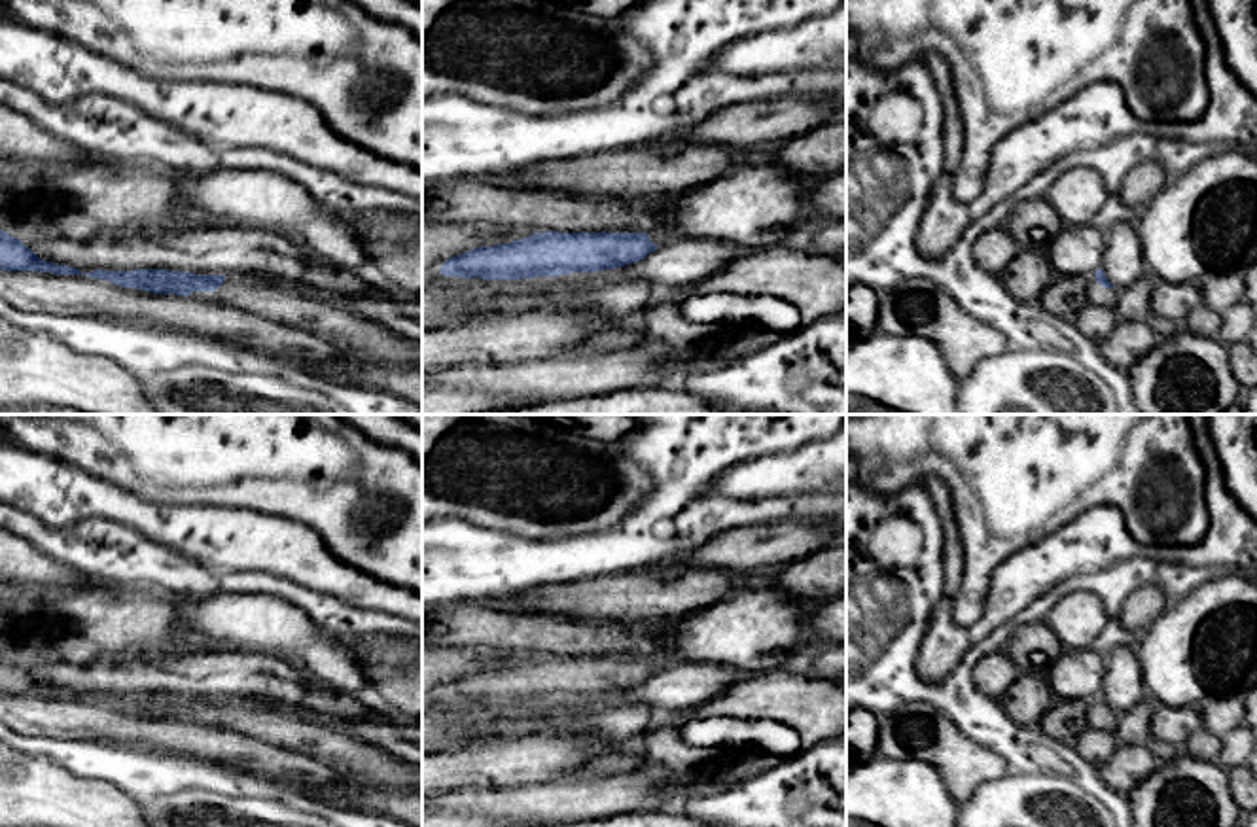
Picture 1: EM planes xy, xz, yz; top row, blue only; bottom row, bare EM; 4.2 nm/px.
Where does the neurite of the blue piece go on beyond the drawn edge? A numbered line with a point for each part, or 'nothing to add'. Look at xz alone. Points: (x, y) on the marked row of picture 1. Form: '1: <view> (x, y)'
1: xz (659, 237)

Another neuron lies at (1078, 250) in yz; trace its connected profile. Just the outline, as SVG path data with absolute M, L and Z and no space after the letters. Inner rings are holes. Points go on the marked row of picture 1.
M1064 225L1047 255L1054 274L1090 278L1102 269L1104 250L1104 233L1090 225Z

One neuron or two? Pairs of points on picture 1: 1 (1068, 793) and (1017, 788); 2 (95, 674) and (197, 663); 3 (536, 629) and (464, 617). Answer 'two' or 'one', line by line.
1: one
2: one
3: one

